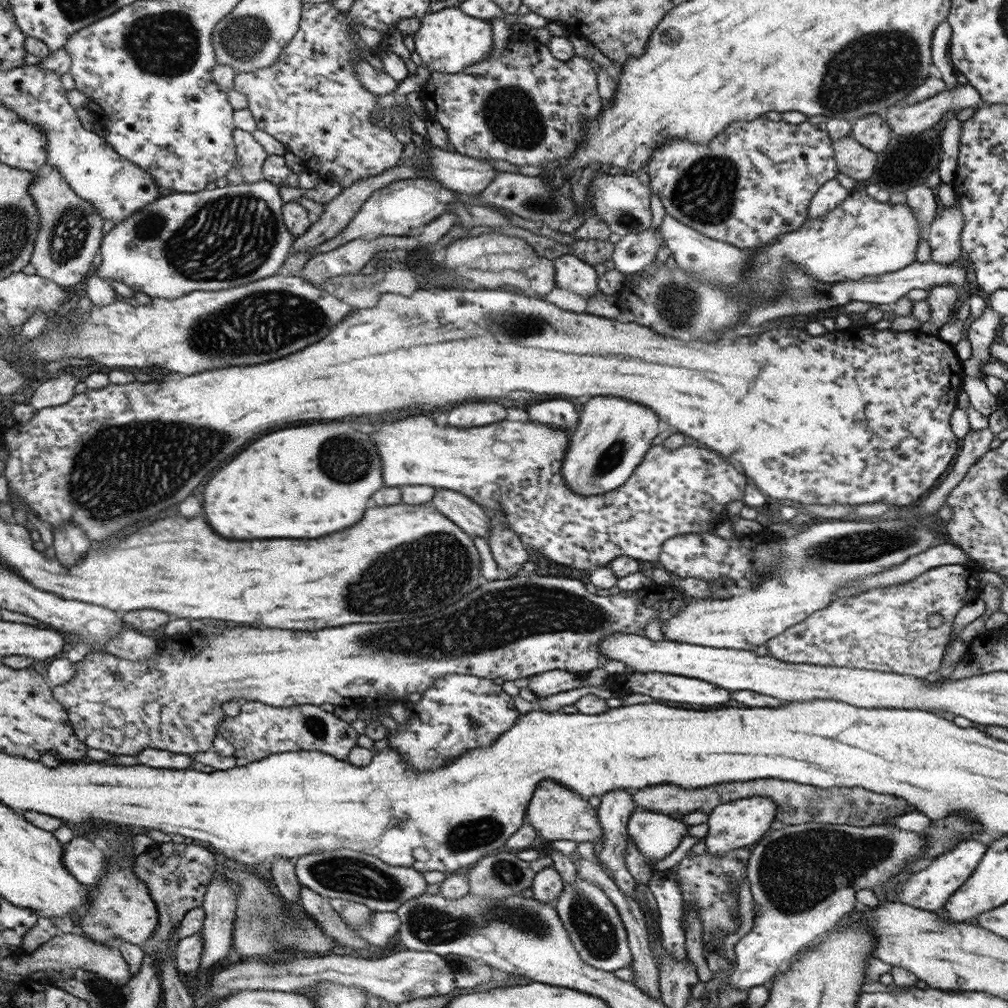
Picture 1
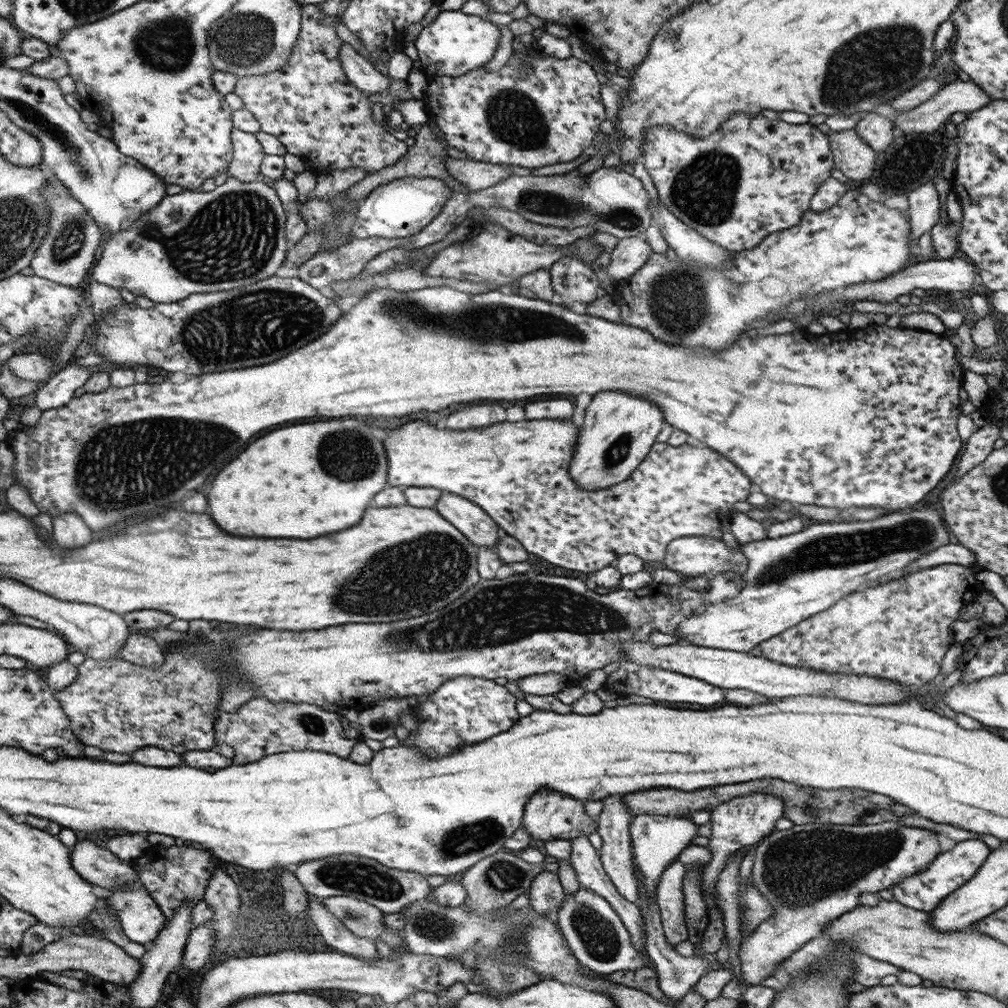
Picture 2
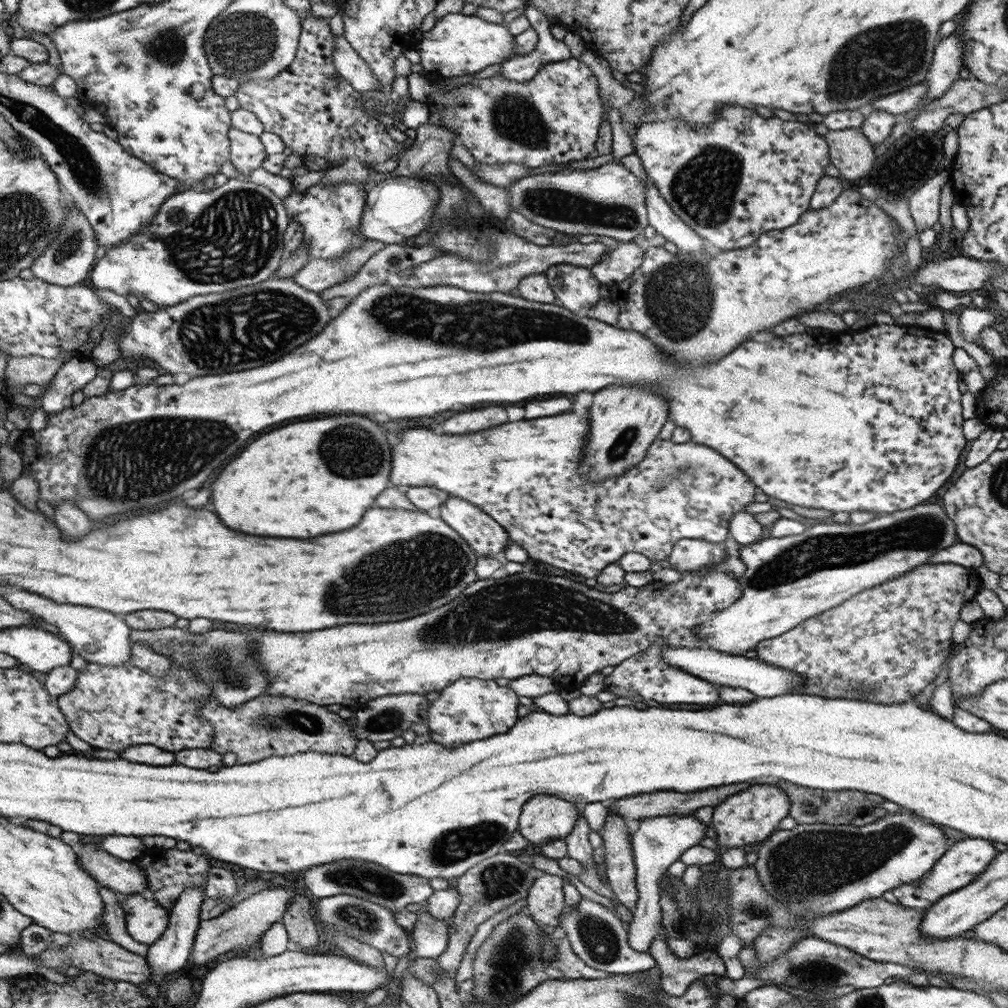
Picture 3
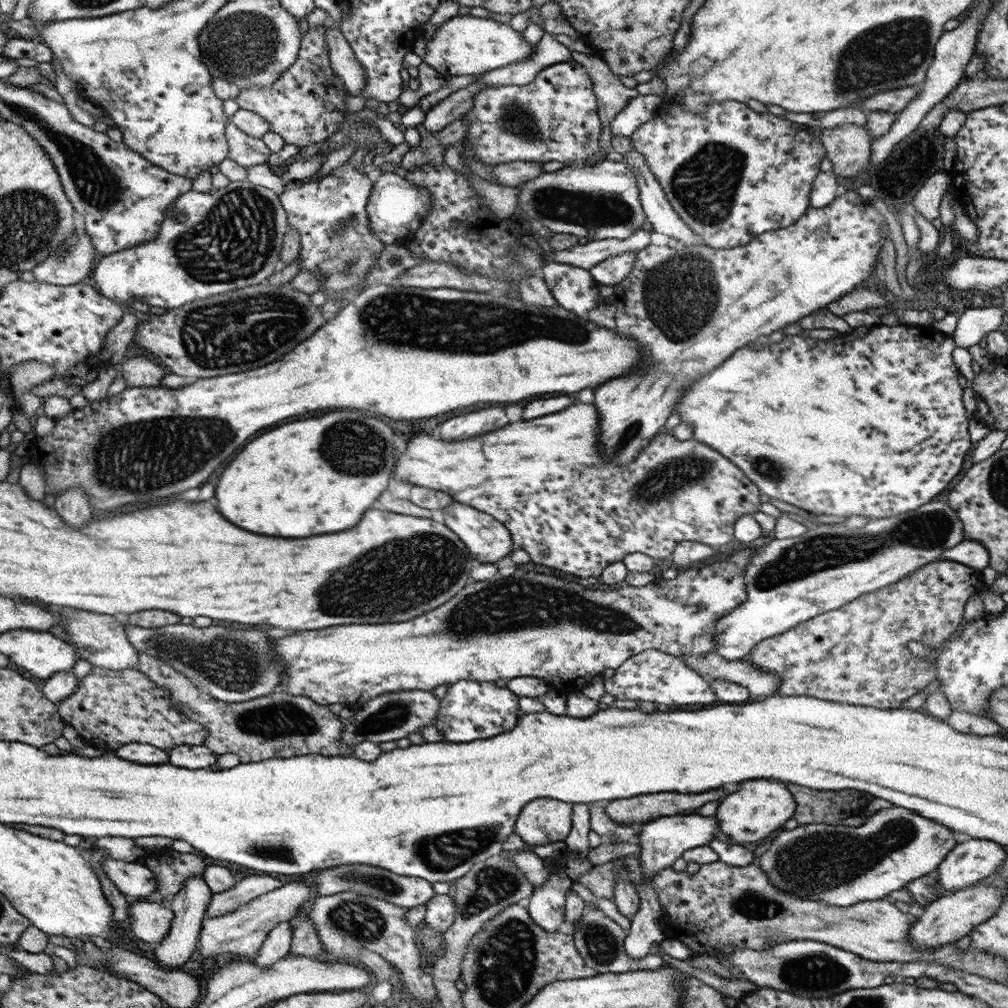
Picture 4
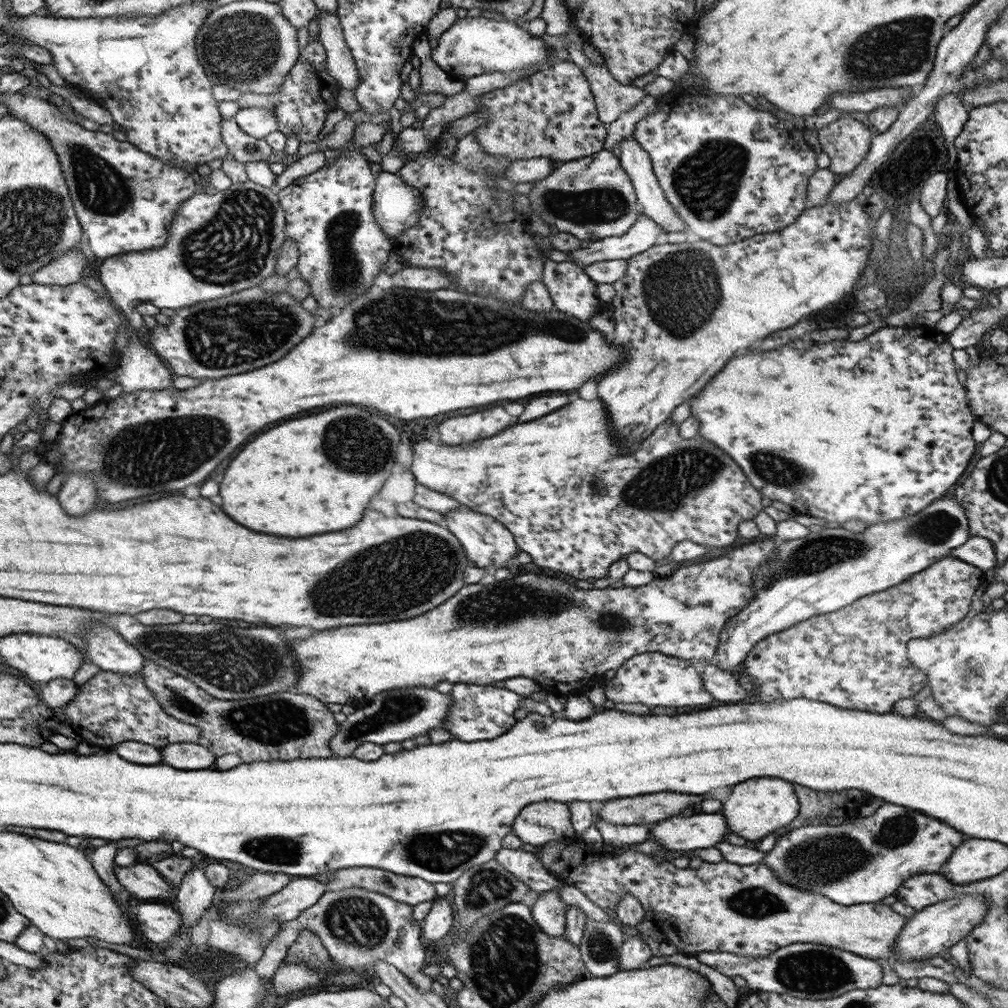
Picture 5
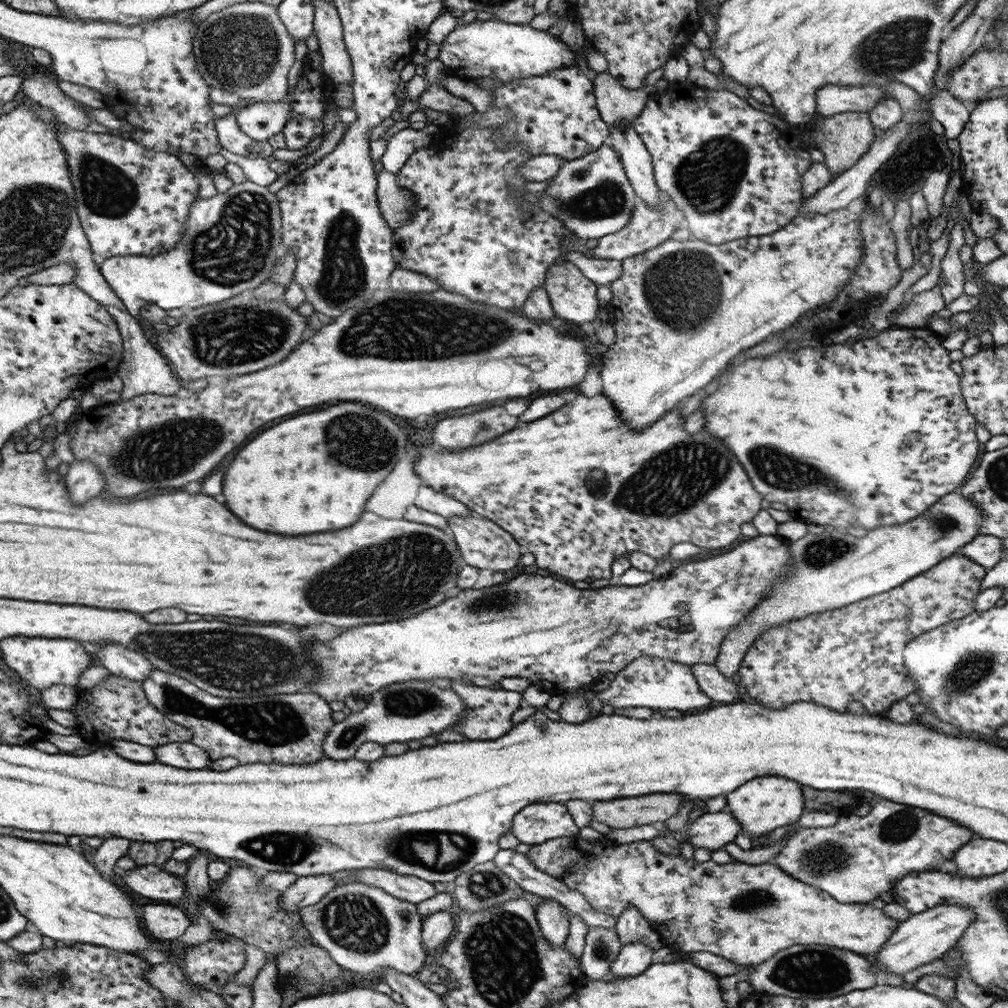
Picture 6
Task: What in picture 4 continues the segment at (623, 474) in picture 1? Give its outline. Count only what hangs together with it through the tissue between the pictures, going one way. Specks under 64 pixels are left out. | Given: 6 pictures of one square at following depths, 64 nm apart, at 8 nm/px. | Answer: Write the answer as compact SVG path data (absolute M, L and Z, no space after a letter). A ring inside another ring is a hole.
M845 190L828 206L809 207L792 226L760 234L744 246L716 249L703 243L686 250L681 244L675 248L649 244L639 250L632 272L624 282L613 285L614 294L609 303L616 307L618 334L626 334L628 330L628 336L638 338L648 350L650 364L646 366L646 374L630 376L626 380L610 380L610 384L602 384L594 394L600 434L598 444L604 462L614 462L618 466L634 462L670 418L678 398L682 398L684 384L710 372L712 366L720 366L730 354L734 354L734 350L826 308L861 286L864 280L872 278L880 246L884 244L881 234L884 220L870 201L854 190Z

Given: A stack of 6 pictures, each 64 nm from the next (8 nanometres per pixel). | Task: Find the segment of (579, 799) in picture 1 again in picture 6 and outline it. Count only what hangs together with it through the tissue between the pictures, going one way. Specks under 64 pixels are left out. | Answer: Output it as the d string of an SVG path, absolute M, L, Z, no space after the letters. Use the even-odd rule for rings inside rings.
M537 802L516 813L509 832L532 846L553 838L573 837L579 830L563 803Z

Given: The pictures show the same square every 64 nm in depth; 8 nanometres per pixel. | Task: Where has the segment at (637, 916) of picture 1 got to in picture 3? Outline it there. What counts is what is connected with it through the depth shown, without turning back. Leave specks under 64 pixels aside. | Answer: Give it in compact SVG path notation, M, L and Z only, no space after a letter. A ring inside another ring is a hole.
M581 811L580 818L578 818L574 830L565 838L566 848L568 849L567 856L577 860L584 866L584 869L575 880L579 885L587 889L590 888L589 890L594 890L596 894L601 894L604 898L612 900L614 910L616 910L615 915L618 916L618 918L625 923L626 928L628 928L630 924L632 924L632 920L634 920L634 911L630 909L630 907L622 905L622 903L616 899L616 893L612 891L609 881L600 877L600 873L598 873L600 865L594 862L594 854L592 853L594 852L594 848L590 845L590 841L588 841L590 831L591 828L588 826L588 822Z

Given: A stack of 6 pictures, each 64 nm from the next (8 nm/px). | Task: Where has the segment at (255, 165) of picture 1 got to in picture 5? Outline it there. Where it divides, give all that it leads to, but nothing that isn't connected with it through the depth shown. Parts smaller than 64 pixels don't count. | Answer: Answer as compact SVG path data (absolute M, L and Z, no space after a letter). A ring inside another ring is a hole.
M223 121L223 139L226 142L226 148L236 160L243 165L248 162L266 161L272 154L273 148L263 139L253 138L252 135L245 134L241 128L236 126L236 121Z

